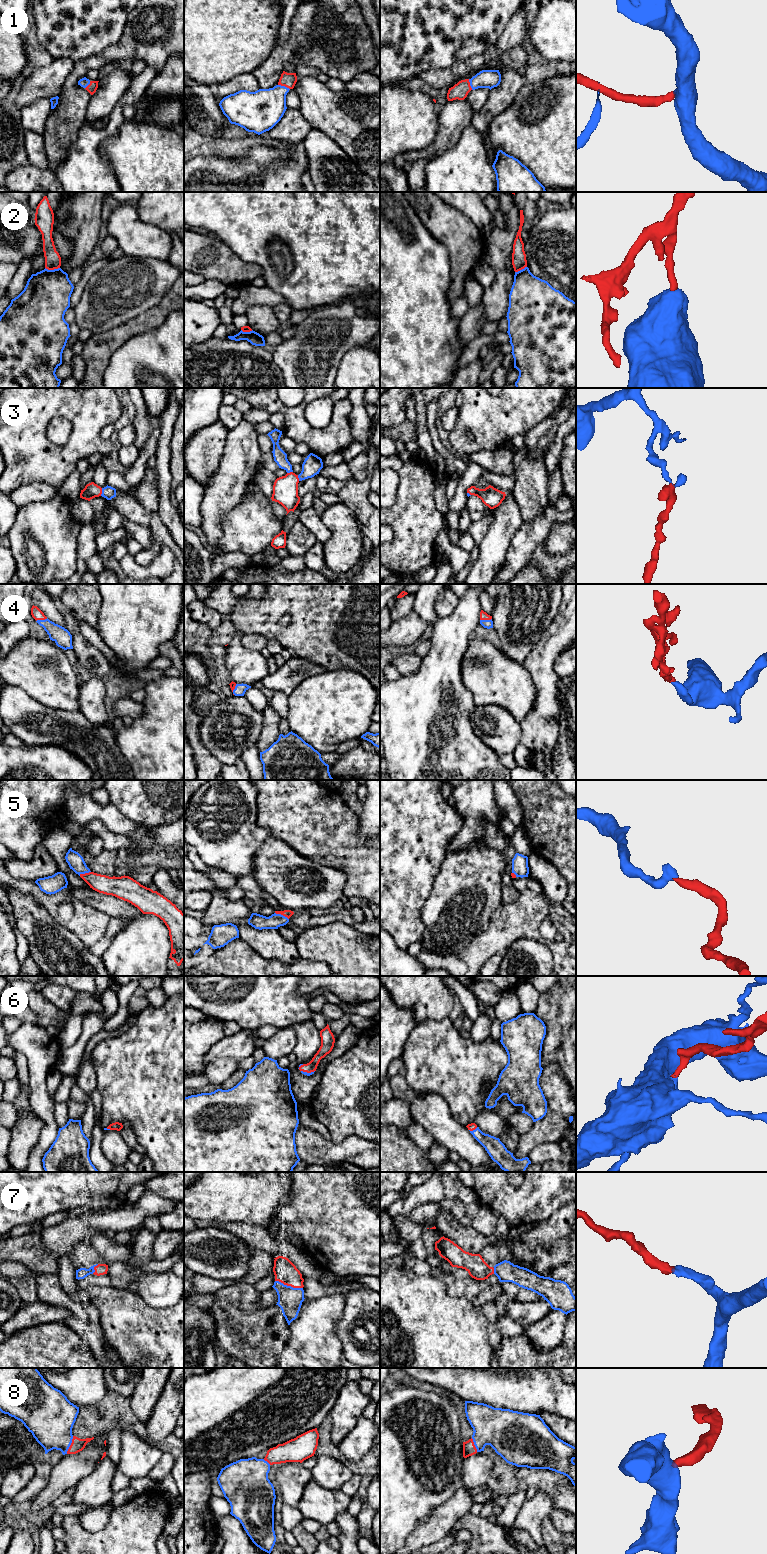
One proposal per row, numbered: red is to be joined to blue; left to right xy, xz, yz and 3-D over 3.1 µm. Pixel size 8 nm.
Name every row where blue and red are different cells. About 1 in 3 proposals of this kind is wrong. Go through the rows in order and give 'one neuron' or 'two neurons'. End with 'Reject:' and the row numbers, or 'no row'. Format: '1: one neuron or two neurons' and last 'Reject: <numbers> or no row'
1: one neuron
2: two neurons
3: two neurons
4: one neuron
5: one neuron
6: one neuron
7: one neuron
8: one neuron
Reject: 2, 3

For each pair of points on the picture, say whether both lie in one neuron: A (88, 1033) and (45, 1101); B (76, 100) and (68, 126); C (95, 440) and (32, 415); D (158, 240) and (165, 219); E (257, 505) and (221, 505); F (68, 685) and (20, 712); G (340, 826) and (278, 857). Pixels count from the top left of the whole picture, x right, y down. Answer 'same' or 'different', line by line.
A: different
B: same
C: same
D: different
E: different
F: different
G: different

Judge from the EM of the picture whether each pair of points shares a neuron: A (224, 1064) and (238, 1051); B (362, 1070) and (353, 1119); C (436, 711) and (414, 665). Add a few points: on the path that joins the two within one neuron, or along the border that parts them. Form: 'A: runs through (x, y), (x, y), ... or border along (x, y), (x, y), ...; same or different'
A: border along (237, 1060), (217, 1057), (206, 1065); different
B: runs through (362, 1082), (362, 1089), (353, 1099), (353, 1107); same
C: border along (422, 658), (421, 665), (415, 672), (401, 675); different

